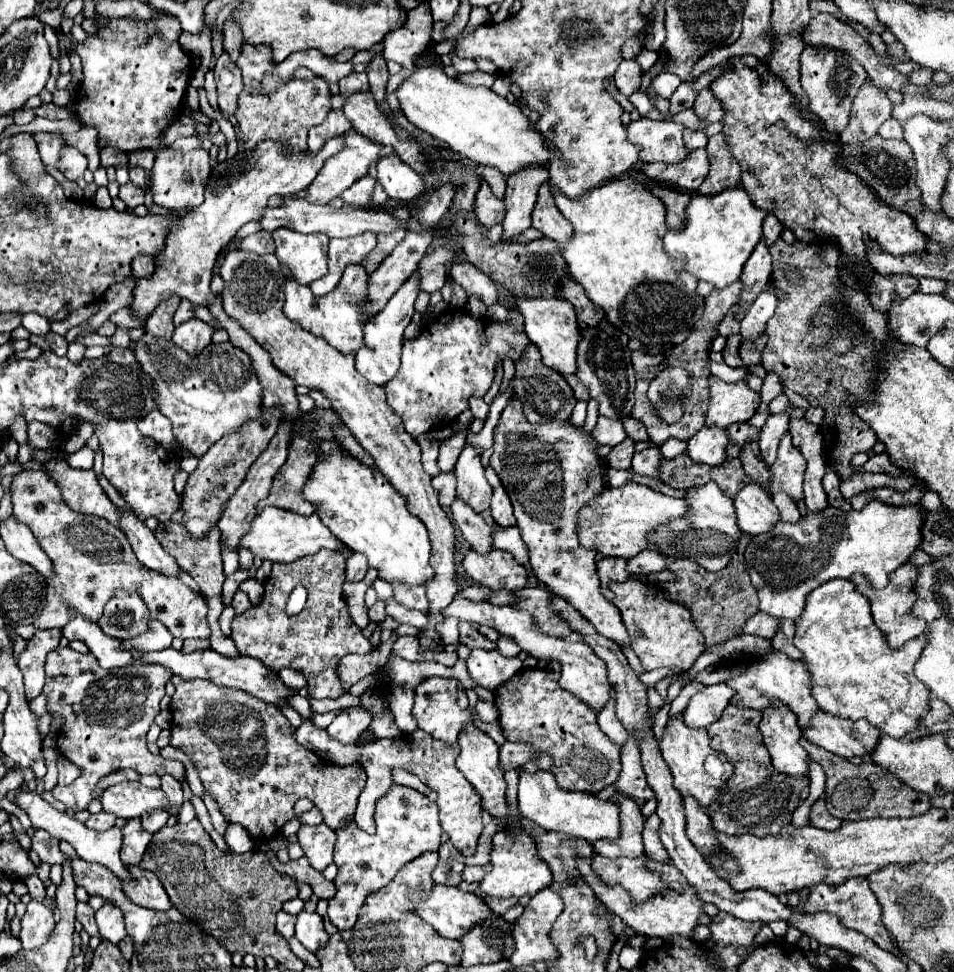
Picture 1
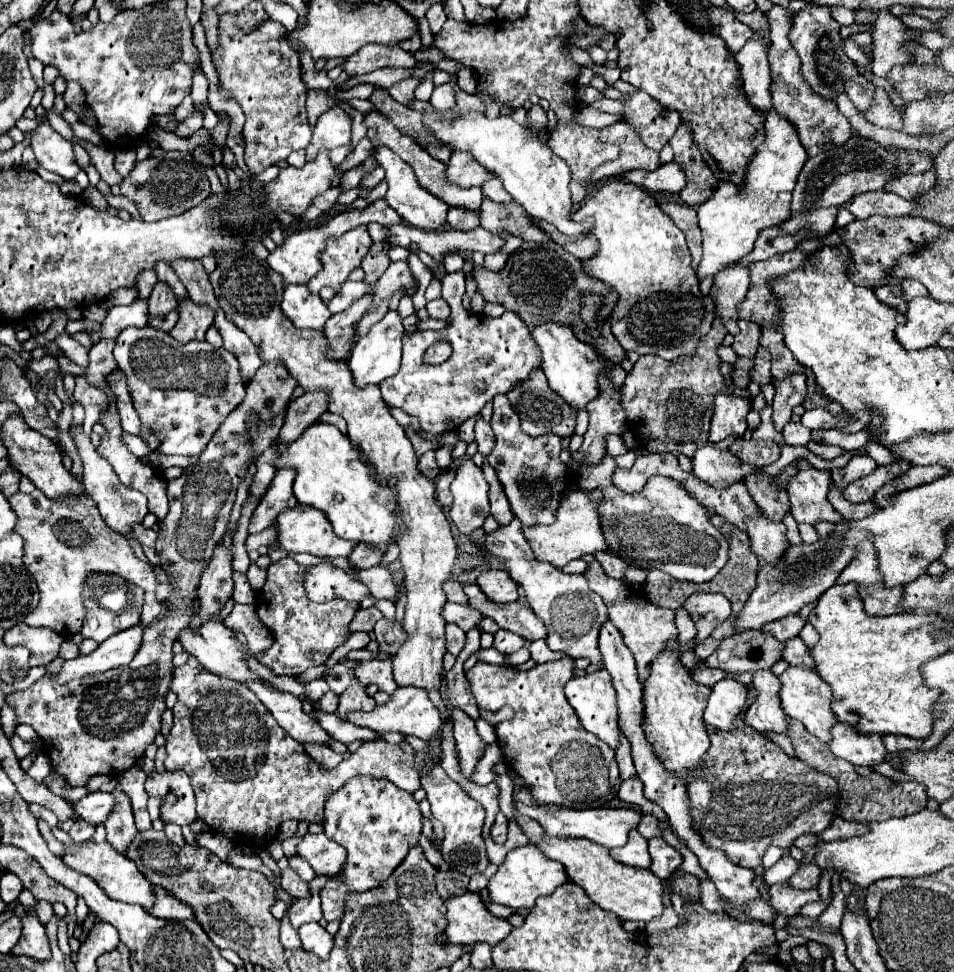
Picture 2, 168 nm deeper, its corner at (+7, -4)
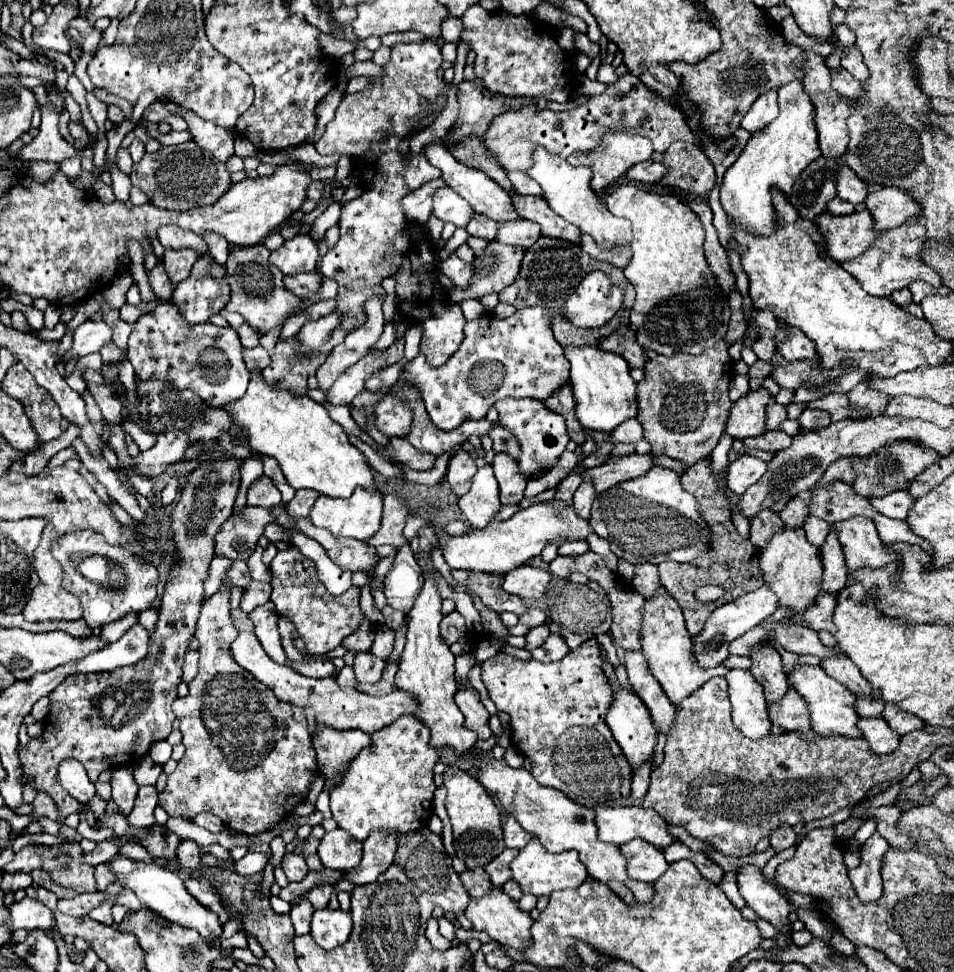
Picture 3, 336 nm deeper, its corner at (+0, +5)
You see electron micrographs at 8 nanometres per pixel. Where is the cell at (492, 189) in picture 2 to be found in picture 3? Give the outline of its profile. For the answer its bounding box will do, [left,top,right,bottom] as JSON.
[509,172,543,196]

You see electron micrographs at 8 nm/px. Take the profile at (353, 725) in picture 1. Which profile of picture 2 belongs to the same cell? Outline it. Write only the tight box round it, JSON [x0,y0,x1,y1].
[336,683,376,719]

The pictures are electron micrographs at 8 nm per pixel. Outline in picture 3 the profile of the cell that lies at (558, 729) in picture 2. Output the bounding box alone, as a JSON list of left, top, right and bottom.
[479,638,633,808]

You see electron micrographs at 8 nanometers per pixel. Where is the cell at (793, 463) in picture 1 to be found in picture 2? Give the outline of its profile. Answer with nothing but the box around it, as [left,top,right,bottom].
[786,459,842,523]

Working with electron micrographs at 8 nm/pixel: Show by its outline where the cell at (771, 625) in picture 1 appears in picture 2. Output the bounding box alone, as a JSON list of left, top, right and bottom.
[760,615,804,641]

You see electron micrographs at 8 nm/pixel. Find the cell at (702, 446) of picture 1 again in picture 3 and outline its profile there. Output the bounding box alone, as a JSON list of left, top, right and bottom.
[727,456,767,496]

